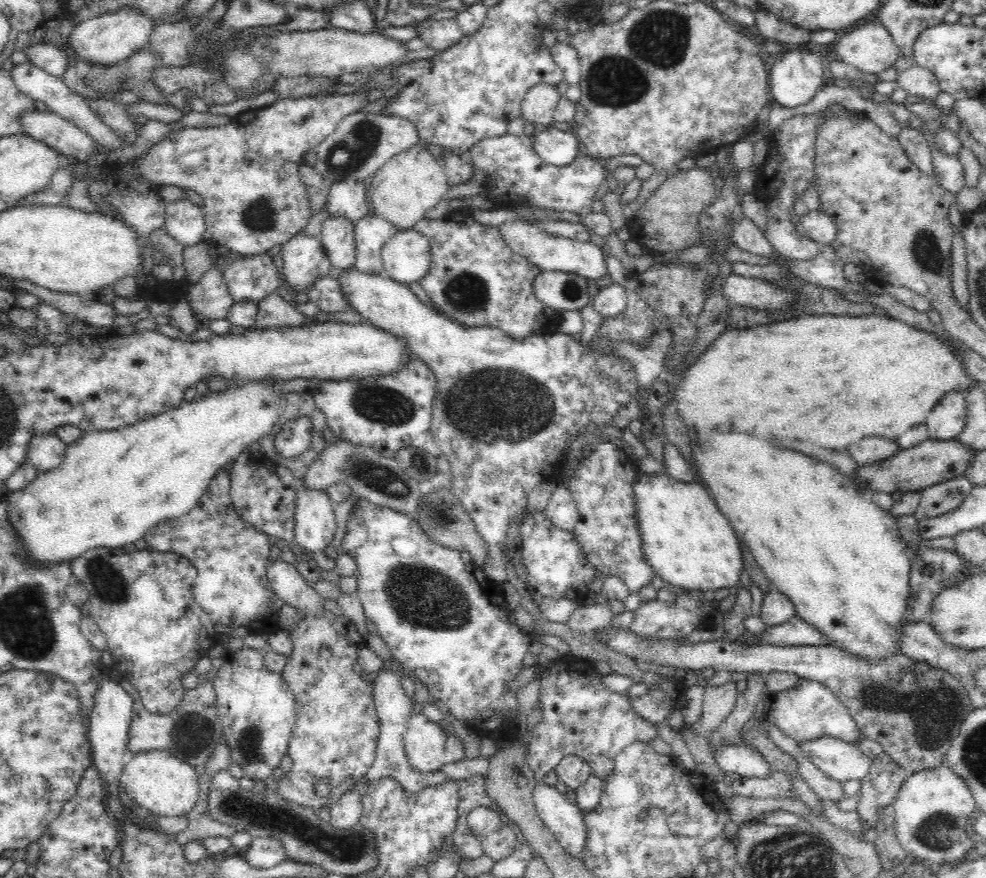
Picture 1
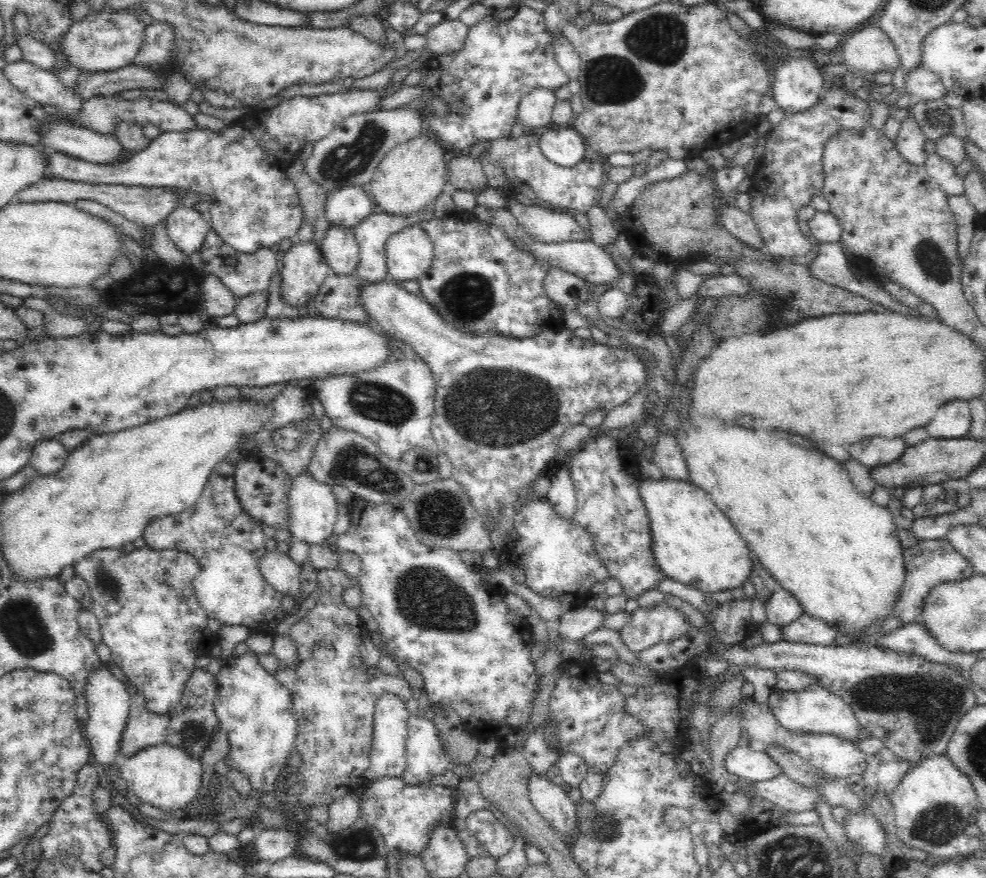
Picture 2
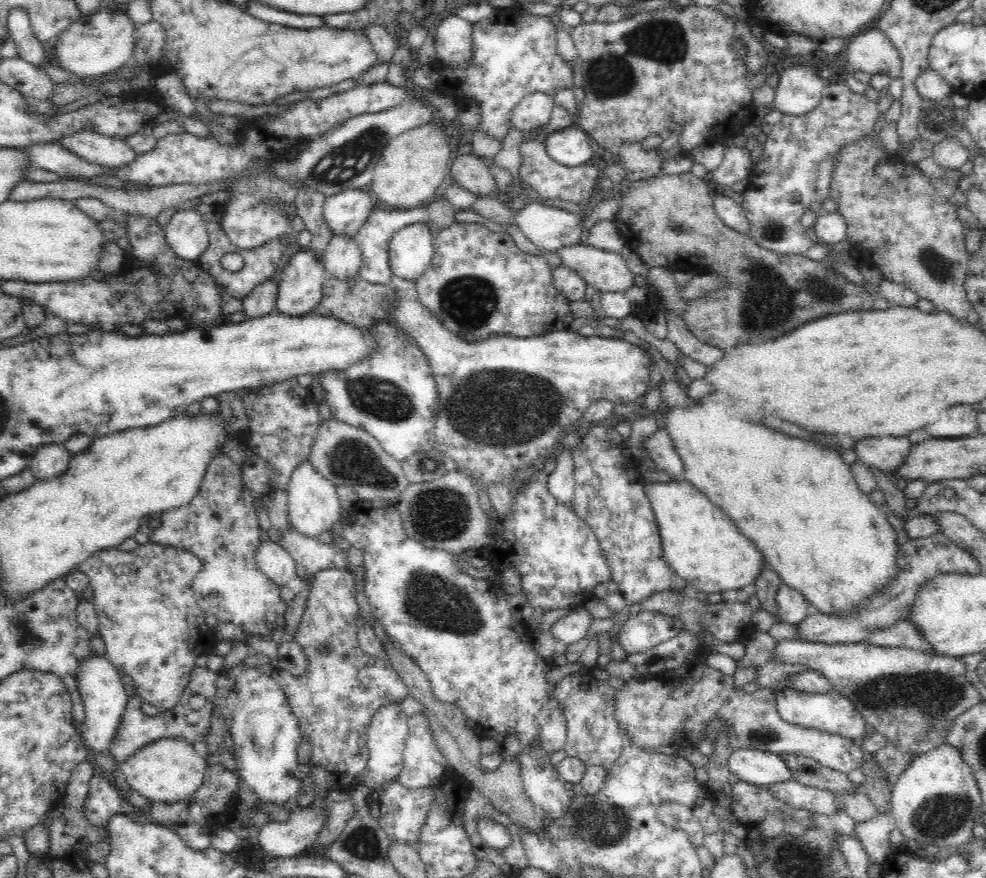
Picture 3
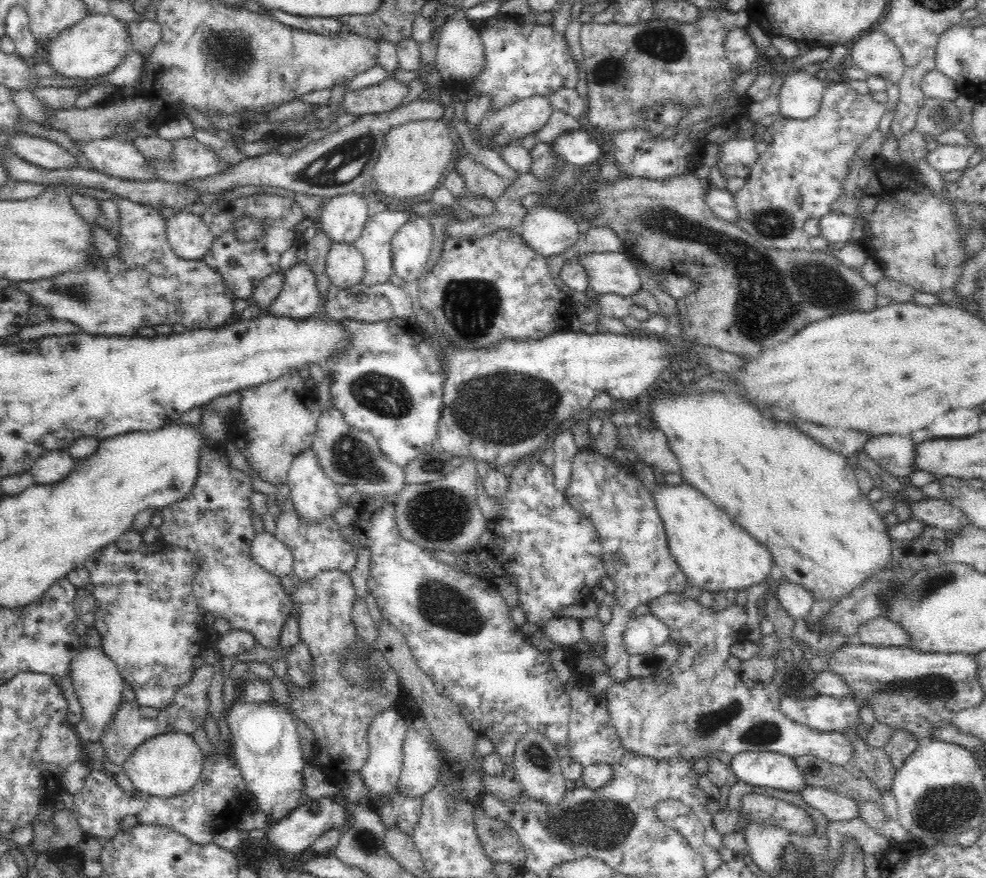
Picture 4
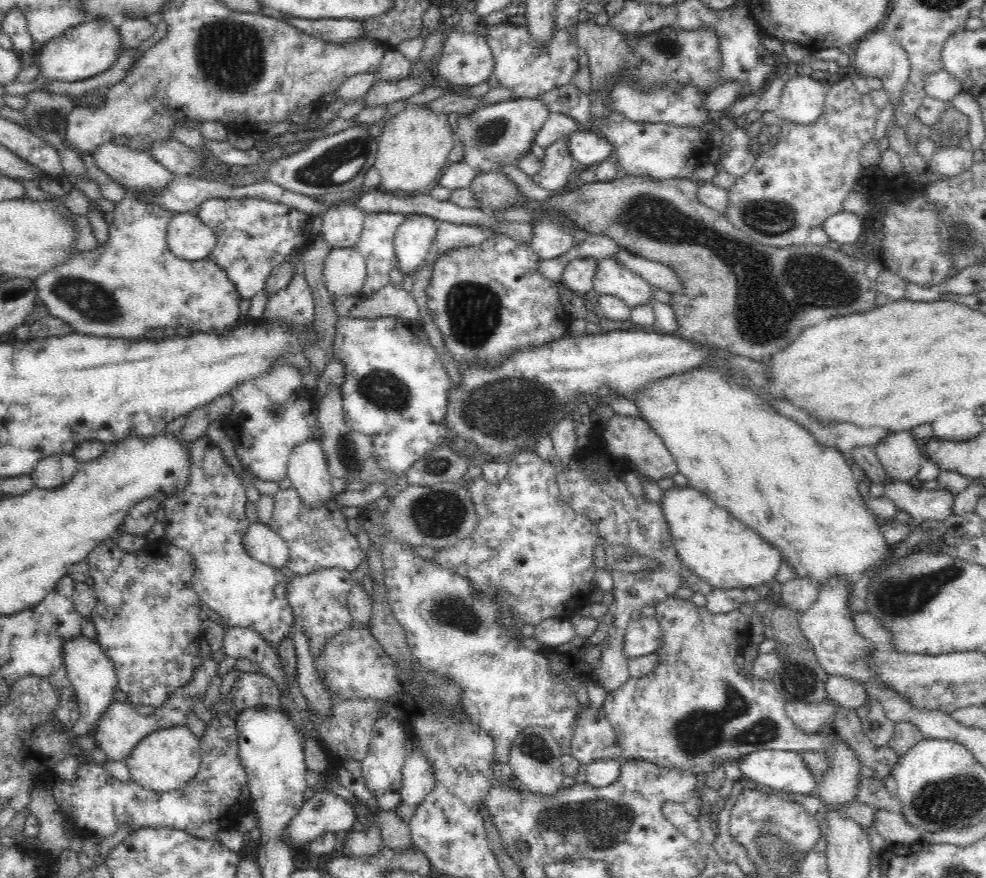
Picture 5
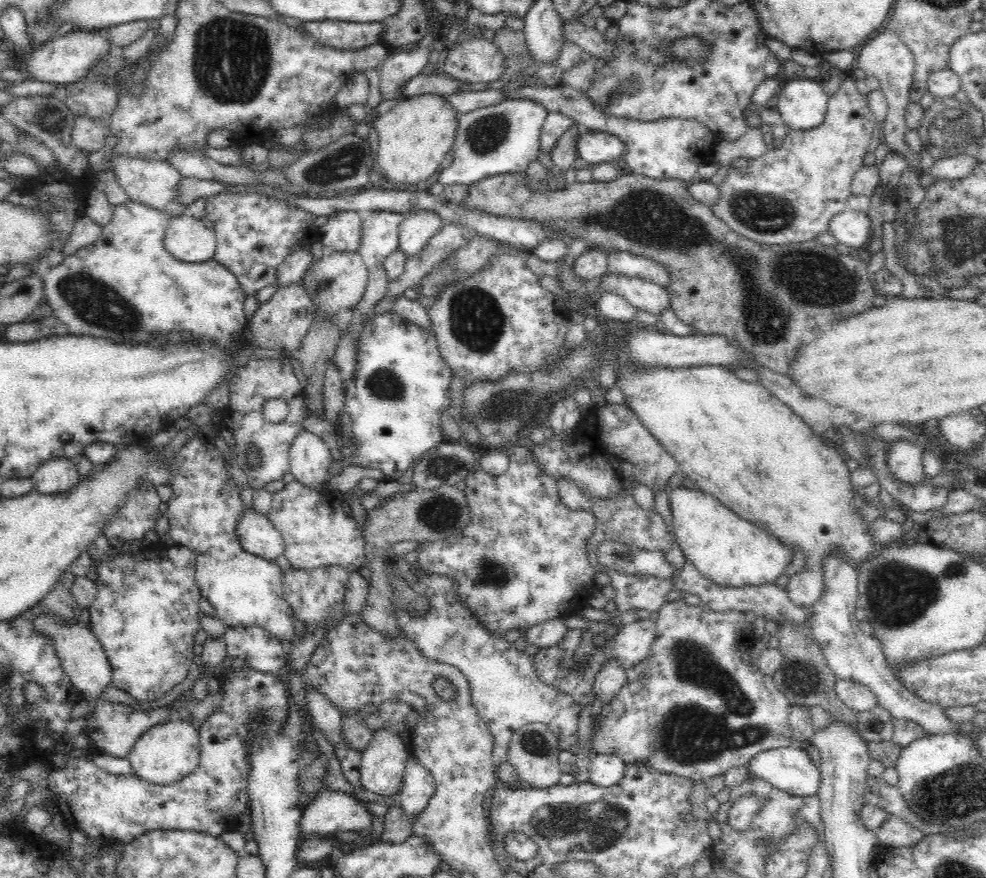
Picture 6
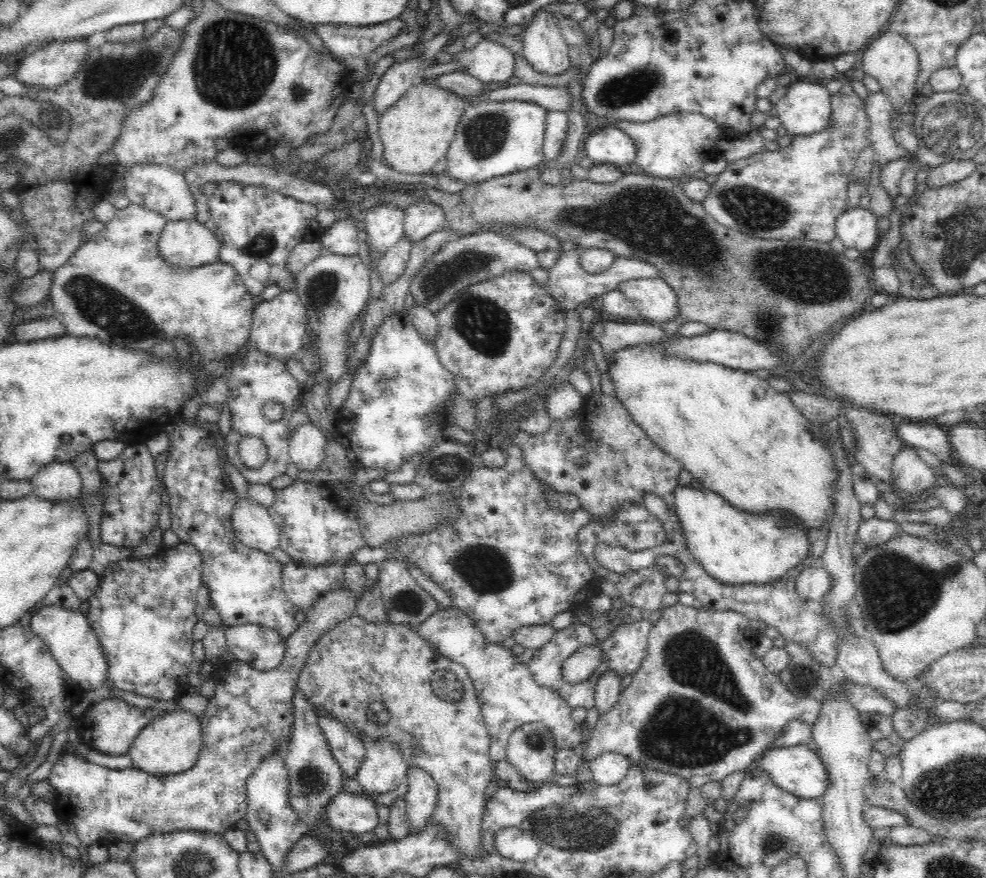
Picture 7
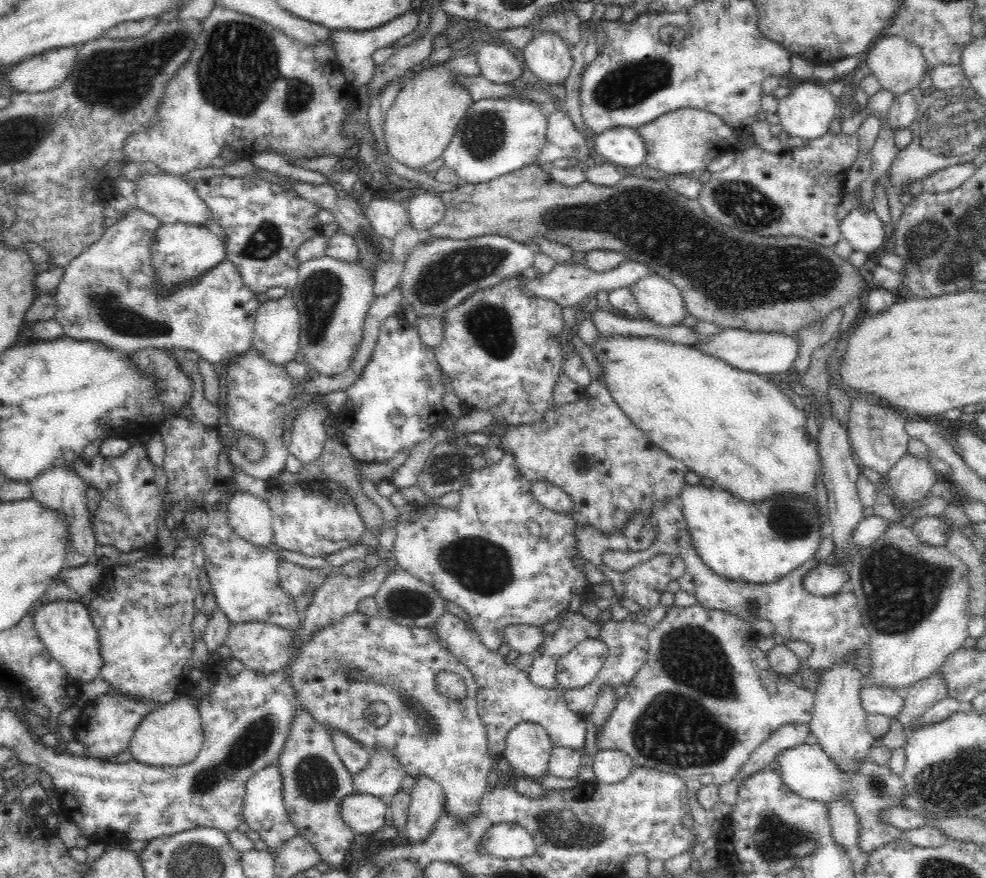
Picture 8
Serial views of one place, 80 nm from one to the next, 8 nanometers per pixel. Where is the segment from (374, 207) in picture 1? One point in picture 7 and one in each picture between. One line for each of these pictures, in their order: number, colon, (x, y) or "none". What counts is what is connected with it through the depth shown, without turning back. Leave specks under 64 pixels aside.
2: (409, 178)
3: (412, 166)
4: (415, 155)
5: (414, 146)
6: (414, 137)
7: (417, 130)

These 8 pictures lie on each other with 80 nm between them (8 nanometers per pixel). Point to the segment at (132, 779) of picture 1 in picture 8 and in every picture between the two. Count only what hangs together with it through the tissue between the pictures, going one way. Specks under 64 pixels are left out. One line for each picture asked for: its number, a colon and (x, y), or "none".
2: (165, 776)
3: (168, 770)
4: (168, 765)
5: (166, 760)
6: (167, 753)
7: (170, 744)
8: (171, 736)

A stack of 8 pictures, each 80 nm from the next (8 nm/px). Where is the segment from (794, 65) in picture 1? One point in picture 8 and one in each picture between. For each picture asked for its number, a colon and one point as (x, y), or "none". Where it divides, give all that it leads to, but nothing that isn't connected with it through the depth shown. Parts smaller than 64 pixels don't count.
2: (798, 82)
3: (800, 87)
4: (800, 95)
5: (803, 98)
6: (802, 103)
7: (805, 108)
8: (808, 111)

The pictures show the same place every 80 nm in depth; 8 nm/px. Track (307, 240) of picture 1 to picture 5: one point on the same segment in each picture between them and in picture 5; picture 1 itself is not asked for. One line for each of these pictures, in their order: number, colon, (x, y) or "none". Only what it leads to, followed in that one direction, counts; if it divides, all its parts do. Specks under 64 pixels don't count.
2: (303, 268)
3: (300, 286)
4: (299, 298)
5: (294, 305)

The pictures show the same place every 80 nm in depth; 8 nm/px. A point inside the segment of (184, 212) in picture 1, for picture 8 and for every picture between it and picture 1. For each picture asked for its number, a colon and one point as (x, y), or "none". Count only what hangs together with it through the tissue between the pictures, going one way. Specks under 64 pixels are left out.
2: (187, 227)
3: (186, 233)
4: (189, 236)
5: (188, 238)
6: (187, 238)
7: (187, 243)
8: (181, 252)

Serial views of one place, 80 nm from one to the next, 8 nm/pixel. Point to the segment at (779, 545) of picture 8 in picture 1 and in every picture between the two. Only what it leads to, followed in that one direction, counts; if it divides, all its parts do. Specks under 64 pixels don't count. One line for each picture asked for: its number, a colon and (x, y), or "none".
1: (686, 540)
2: (693, 542)
3: (700, 543)
4: (715, 554)
5: (724, 552)
6: (731, 552)
7: (735, 547)

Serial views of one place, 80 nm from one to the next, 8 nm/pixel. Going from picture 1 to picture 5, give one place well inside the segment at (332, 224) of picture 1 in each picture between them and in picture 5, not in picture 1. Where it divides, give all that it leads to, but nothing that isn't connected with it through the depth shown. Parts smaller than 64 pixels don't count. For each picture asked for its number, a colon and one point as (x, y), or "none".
2: (339, 247)
3: (342, 258)
4: (345, 265)
5: (344, 269)

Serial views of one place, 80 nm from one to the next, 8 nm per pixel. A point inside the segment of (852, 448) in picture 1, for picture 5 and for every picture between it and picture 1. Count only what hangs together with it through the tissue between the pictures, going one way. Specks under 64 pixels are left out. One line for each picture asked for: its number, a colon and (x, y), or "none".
2: (873, 451)
3: (884, 453)
4: (894, 453)
5: (900, 454)

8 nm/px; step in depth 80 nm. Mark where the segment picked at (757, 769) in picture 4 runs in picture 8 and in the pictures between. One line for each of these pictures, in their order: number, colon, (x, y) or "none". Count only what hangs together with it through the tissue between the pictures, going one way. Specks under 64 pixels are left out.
5: (784, 771)
6: (789, 769)
7: (795, 769)
8: (806, 770)

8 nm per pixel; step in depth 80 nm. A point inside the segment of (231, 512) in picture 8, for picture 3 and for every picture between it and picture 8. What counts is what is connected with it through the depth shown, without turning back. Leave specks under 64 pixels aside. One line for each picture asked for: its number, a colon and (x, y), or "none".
3: (272, 560)
4: (268, 552)
5: (261, 543)
6: (256, 535)
7: (253, 526)

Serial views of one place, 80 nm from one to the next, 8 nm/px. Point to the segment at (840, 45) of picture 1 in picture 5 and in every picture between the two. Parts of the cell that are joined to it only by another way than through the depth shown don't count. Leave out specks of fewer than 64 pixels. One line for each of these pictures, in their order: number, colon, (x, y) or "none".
2: (870, 51)
3: (872, 52)
4: (875, 53)
5: (879, 55)

